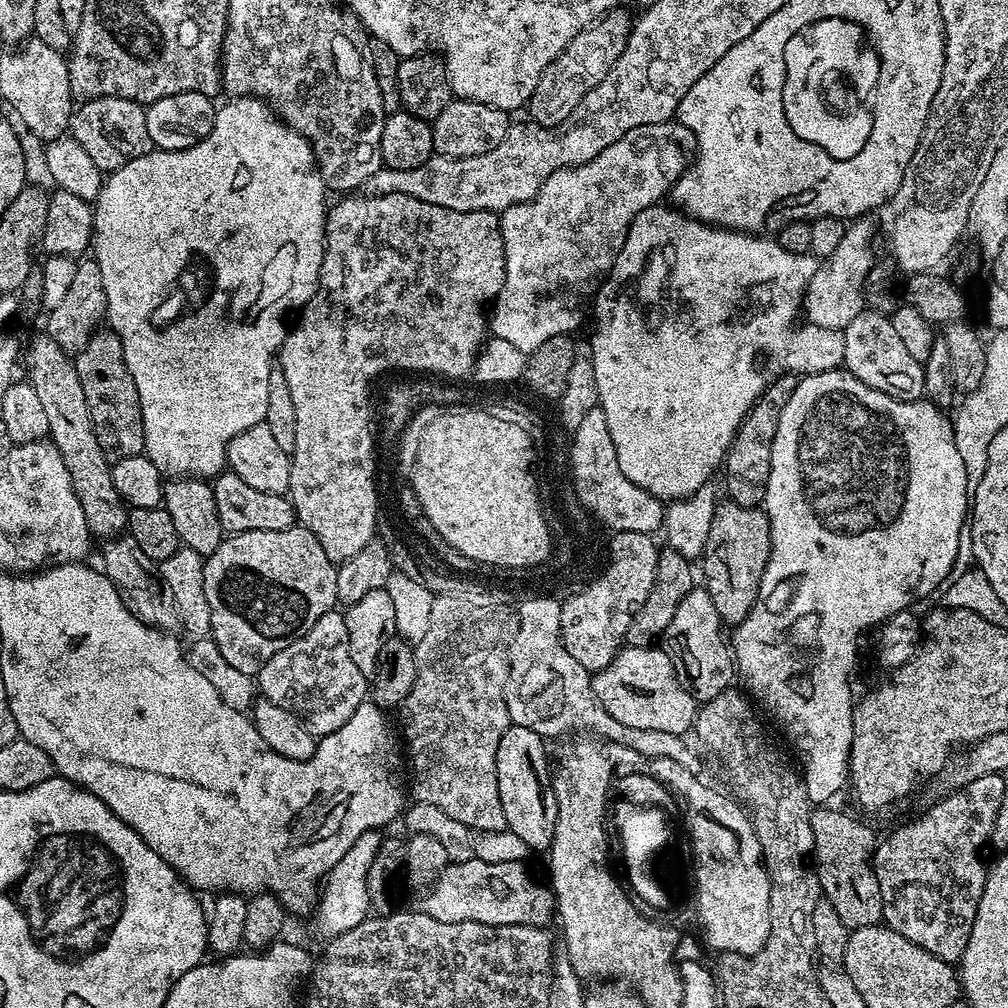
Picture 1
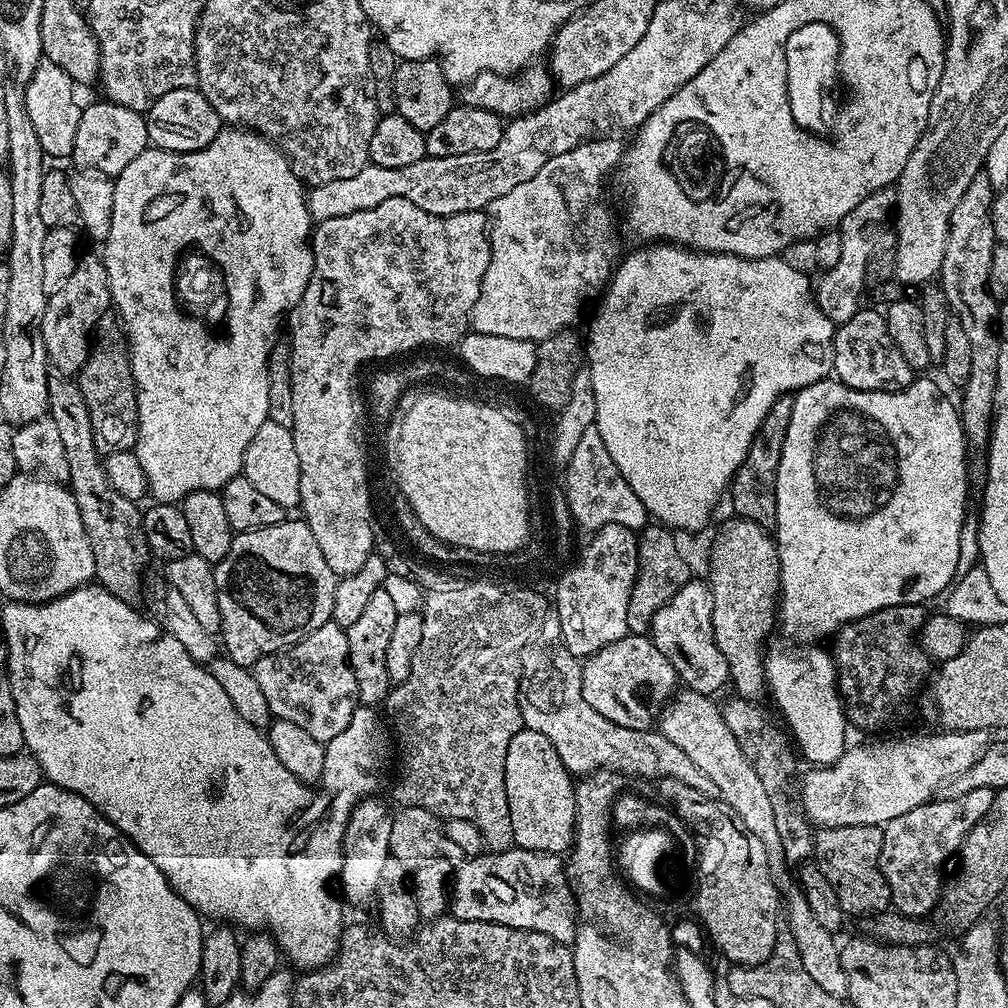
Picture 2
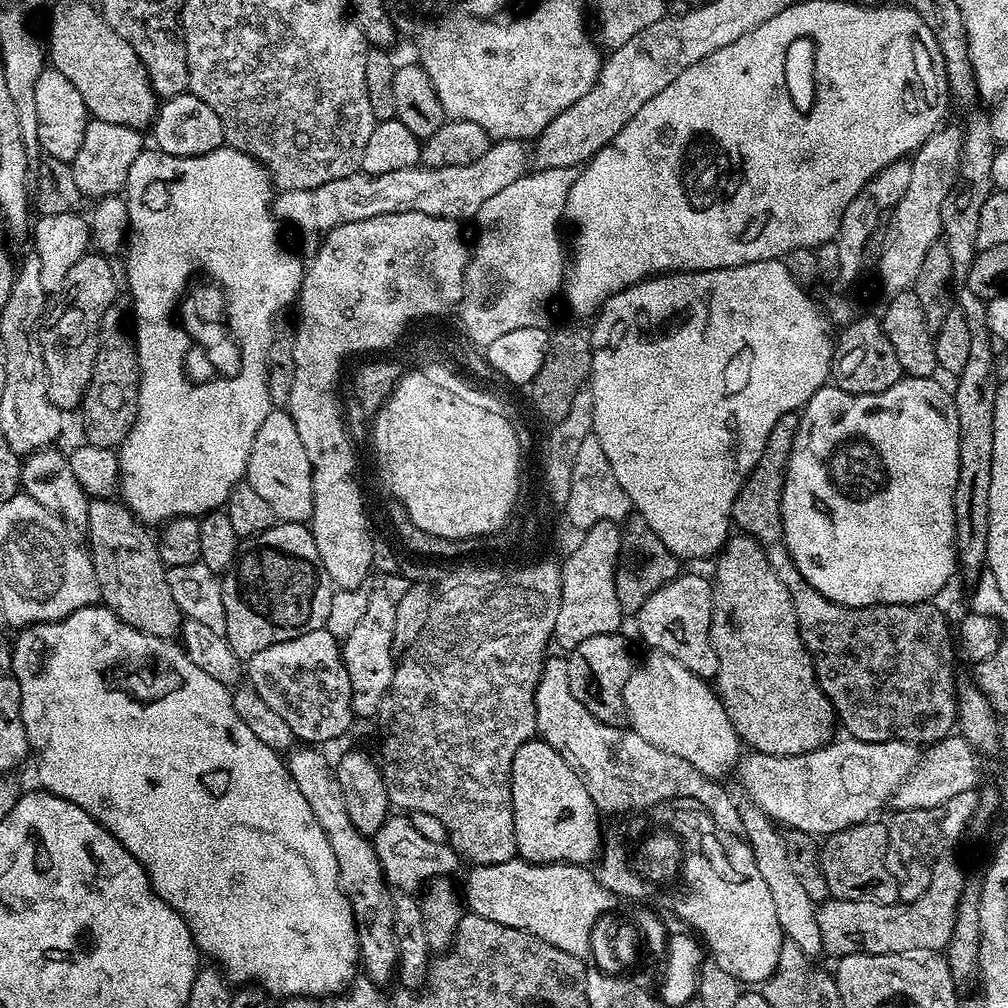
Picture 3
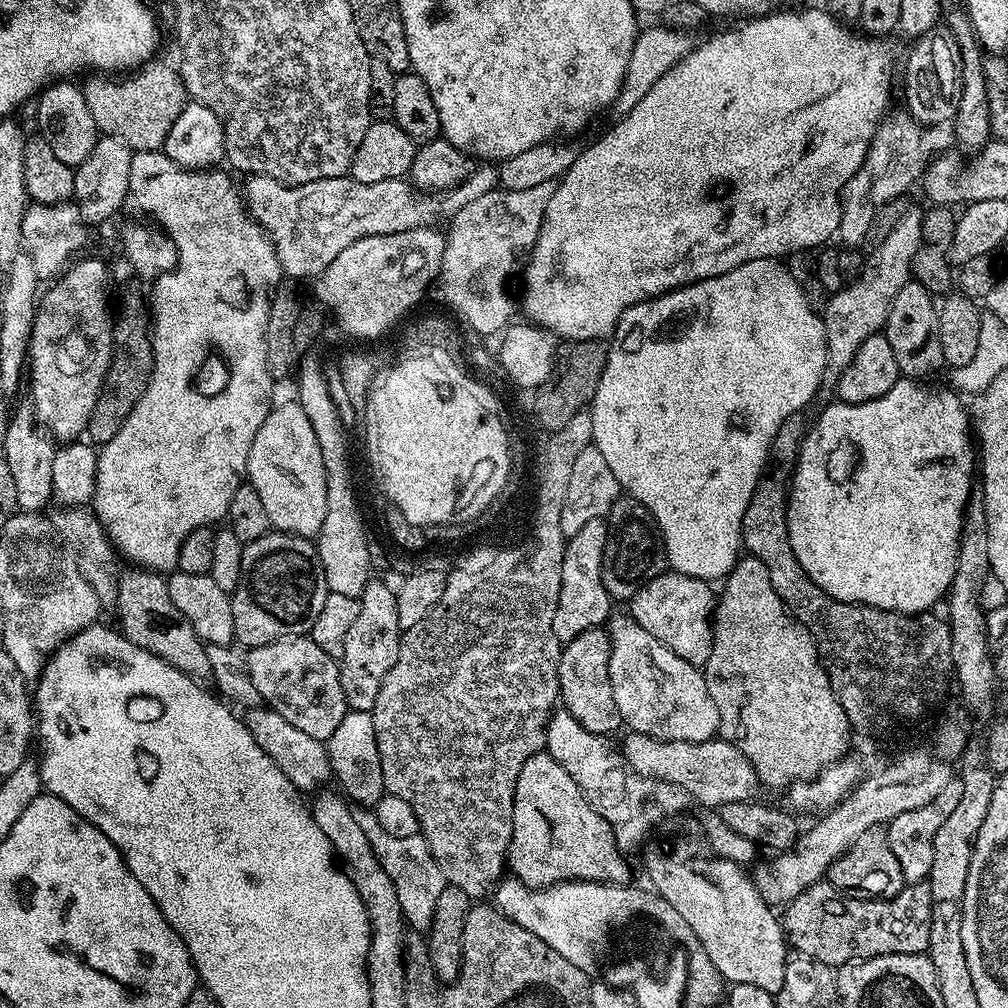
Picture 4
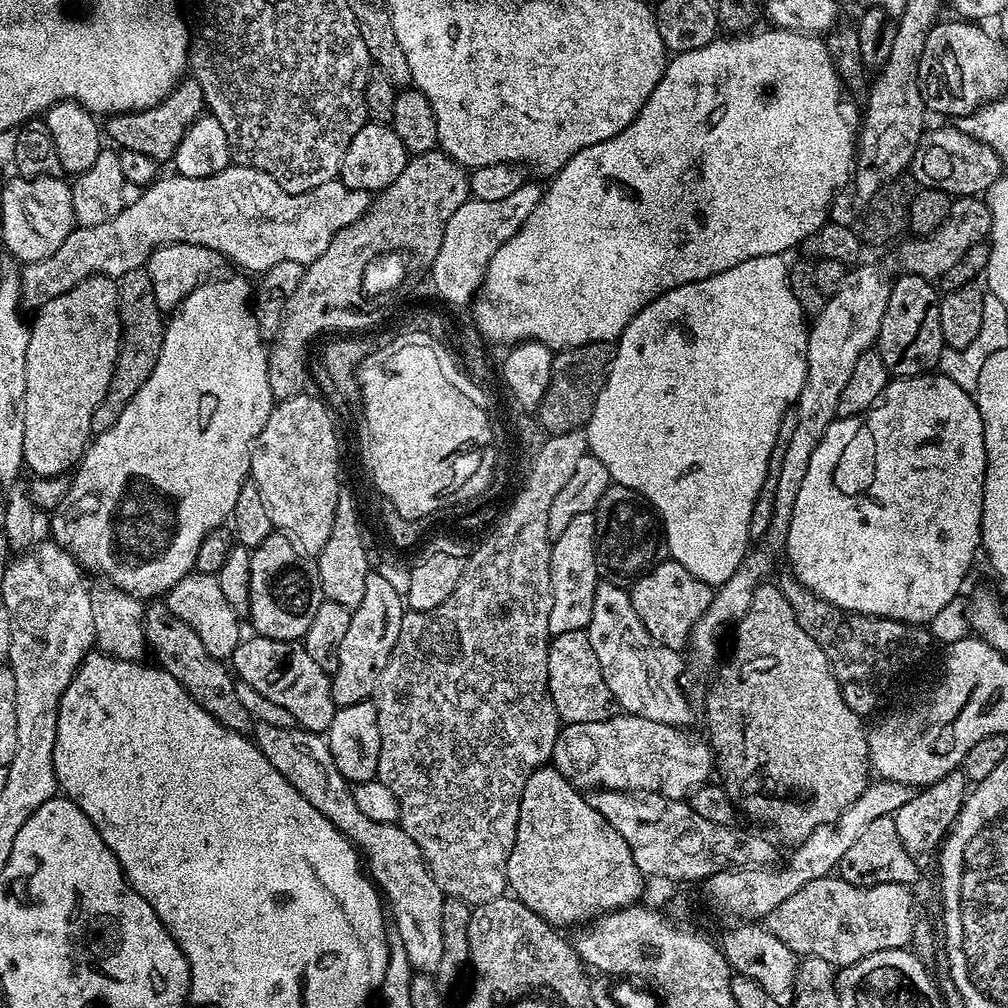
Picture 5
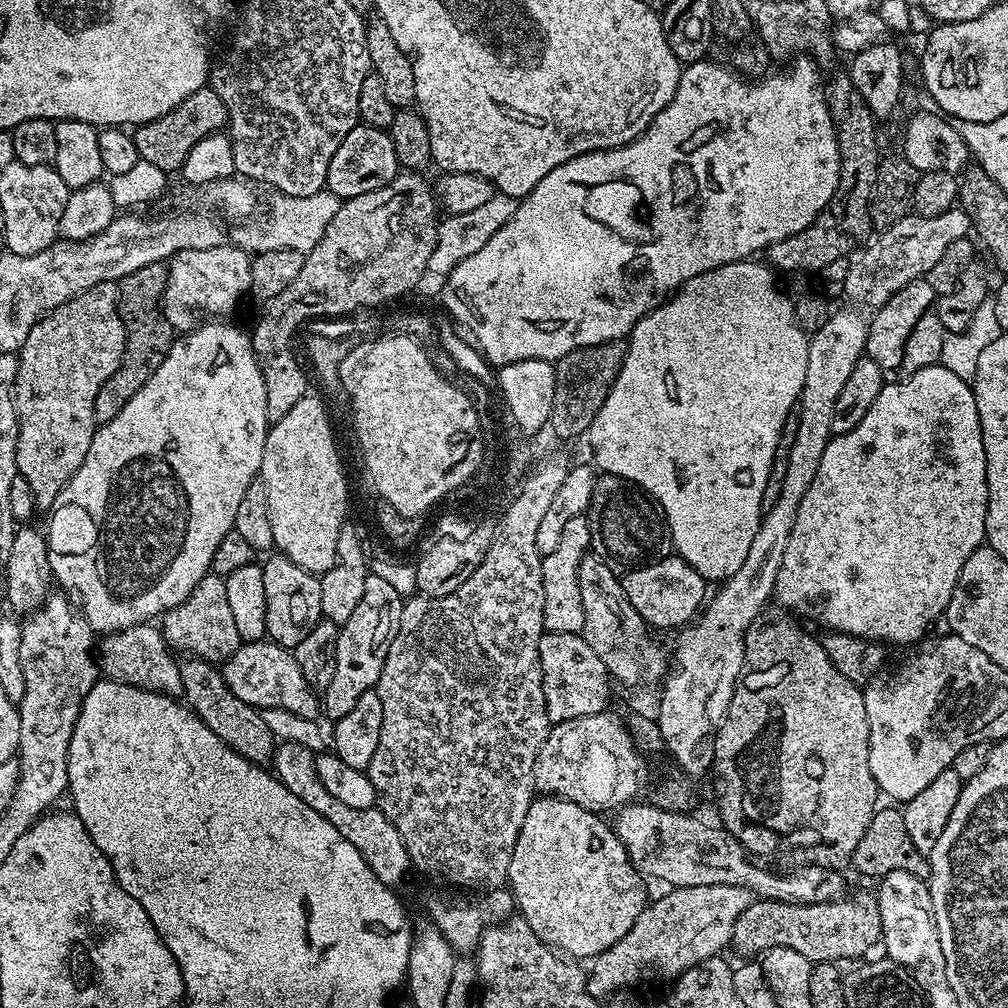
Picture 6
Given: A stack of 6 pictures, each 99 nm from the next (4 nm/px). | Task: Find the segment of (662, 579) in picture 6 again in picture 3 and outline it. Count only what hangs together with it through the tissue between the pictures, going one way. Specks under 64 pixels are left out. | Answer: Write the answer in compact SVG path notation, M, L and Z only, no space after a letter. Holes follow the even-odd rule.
M675 576L666 586L654 590L642 610L635 613L636 628L649 649L678 658L686 670L711 681L718 674L718 654L712 645L712 584L704 576Z

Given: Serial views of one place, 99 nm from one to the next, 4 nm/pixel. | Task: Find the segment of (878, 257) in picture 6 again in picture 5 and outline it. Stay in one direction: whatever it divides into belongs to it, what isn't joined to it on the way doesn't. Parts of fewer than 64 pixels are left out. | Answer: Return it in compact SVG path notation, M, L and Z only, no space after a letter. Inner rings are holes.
M962 196L953 199L952 209L946 218L946 222L942 222L942 226L938 226L938 230L934 230L929 236L921 236L919 238L911 238L900 248L900 264L905 273L913 276L926 276L929 278L943 278L946 270L950 270L950 266L962 260L962 256L976 244L983 244L989 239L992 231L992 212L988 209L987 203L980 196Z

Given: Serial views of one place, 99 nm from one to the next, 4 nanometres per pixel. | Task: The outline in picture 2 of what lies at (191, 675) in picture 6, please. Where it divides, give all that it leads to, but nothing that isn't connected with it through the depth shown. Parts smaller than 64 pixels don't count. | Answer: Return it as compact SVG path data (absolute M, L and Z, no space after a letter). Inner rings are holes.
M49 375L47 415L54 418L62 446L66 449L66 462L70 466L70 478L66 484L78 502L78 514L82 514L82 526L86 526L86 538L90 538L90 550L94 550L95 579L110 594L136 602L142 596L140 575L150 561L142 512L137 501L122 498L122 494L110 486L102 454L94 446L94 430L90 426L86 398L82 398L82 390L75 379Z

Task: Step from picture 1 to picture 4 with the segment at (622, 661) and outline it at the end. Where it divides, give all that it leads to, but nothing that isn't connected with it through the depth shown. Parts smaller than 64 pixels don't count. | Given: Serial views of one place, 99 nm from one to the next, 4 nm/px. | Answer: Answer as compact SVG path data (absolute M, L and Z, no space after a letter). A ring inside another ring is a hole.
M603 627L586 630L561 647L558 682L563 711L574 714L586 730L599 736L612 736L622 728L618 706L614 702L614 690L610 690L609 666L610 640Z

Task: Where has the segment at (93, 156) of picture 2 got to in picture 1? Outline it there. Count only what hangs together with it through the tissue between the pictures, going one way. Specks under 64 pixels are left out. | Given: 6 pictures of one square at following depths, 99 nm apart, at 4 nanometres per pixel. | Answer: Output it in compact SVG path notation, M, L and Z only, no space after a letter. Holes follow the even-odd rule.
M103 96L97 100L85 100L72 113L70 135L77 140L94 158L94 166L107 174L116 171L126 162L144 156L153 147L150 134L146 130L145 105L127 100Z

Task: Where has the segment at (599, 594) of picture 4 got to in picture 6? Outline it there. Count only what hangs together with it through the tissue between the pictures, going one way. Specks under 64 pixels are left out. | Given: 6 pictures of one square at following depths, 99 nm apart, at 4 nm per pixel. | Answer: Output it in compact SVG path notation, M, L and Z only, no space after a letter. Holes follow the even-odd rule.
M587 515L575 516L570 518L570 522L566 522L565 528L562 529L562 538L558 538L558 546L550 550L550 554L542 557L545 632L583 633L584 615L582 598L578 594L578 566L582 558L589 555L591 547L590 522Z

